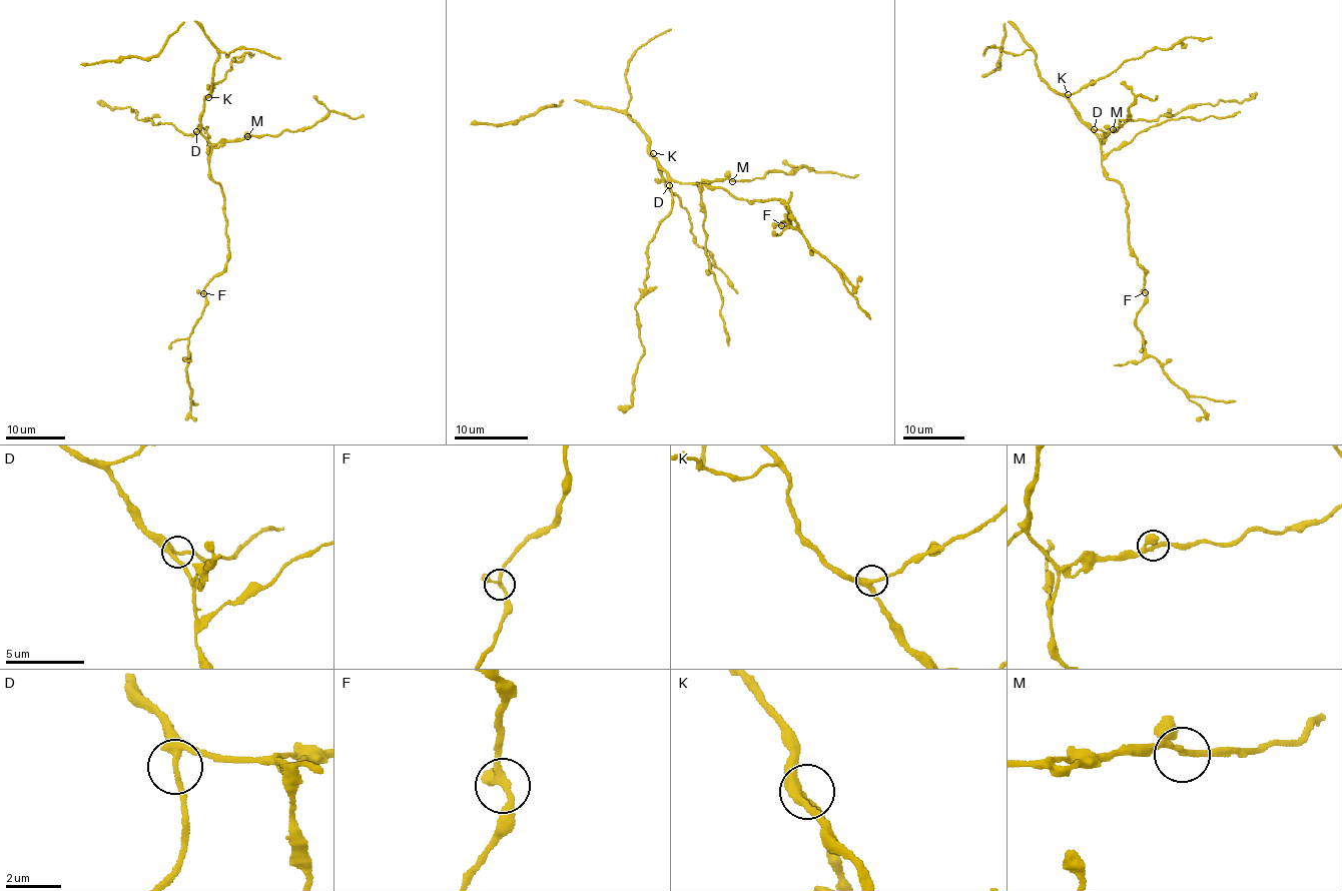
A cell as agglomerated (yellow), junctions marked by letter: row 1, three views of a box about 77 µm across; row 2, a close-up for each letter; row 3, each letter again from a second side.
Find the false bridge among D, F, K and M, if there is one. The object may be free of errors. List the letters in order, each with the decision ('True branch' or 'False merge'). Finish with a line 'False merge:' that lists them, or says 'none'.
D: True branch
F: True branch
K: True branch
M: True branch
False merge: none

